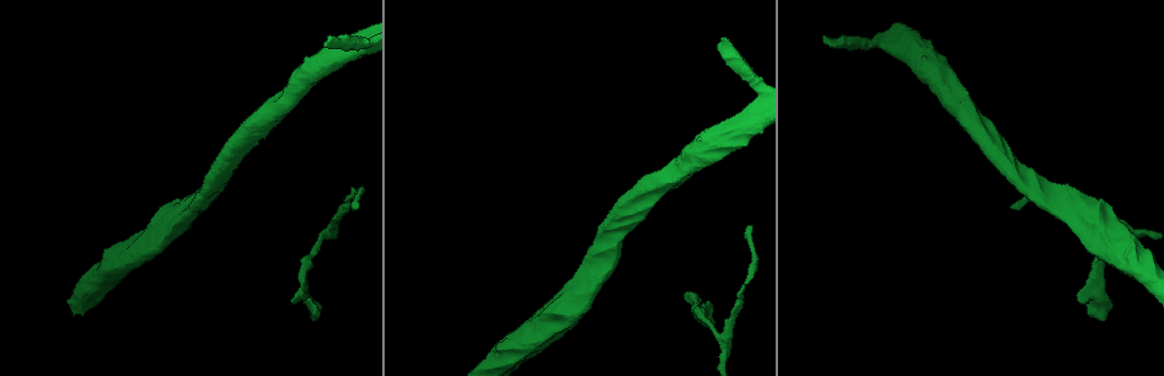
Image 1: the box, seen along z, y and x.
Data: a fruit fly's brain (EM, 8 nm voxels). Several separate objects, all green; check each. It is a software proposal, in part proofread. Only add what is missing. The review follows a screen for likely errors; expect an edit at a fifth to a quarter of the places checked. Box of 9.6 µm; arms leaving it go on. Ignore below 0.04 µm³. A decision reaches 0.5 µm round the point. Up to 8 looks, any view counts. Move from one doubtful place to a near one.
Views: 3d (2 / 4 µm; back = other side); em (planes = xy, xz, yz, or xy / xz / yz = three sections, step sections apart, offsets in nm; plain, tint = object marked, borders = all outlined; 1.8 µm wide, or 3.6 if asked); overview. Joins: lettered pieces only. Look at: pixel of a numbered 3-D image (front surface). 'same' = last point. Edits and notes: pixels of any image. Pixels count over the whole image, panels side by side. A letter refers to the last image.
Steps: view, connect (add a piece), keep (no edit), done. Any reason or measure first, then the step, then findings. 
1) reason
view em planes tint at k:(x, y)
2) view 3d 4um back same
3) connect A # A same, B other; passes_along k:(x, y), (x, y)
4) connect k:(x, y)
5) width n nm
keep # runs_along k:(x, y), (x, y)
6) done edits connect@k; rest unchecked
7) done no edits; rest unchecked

free end
view em planes borders at 1:(711, 314)

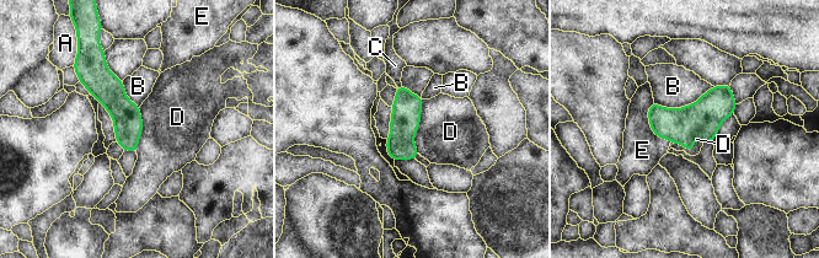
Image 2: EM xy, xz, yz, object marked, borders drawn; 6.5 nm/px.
width 190 nm
connect C # A other, B other, C same, D other, E other; passes_along 2:(406, 109), (400, 86), (395, 65); the neuron continues

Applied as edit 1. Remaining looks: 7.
sharp bend
view 3d 4um at 1:(726, 336)

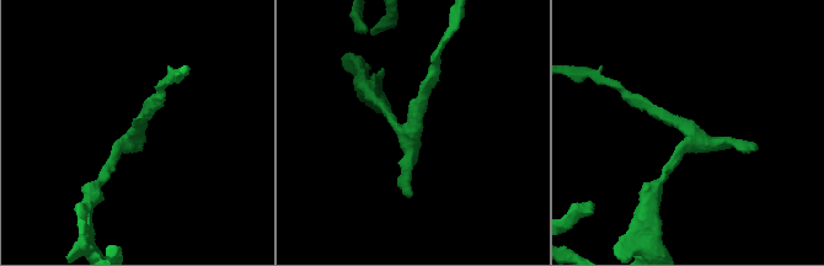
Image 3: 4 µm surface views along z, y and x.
view em xz step 4 borders at 3:(689, 131)

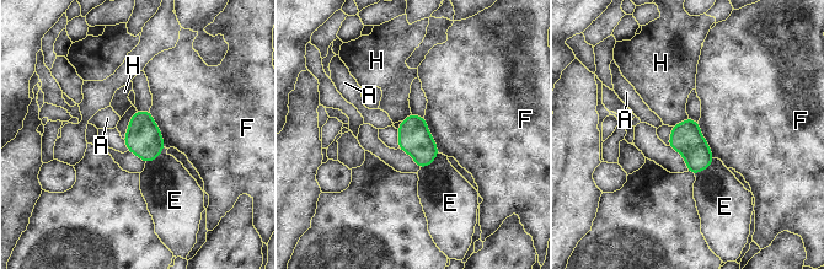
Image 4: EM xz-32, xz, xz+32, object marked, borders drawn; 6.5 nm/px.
width 200 nm
keep # A other, E other, F other, H other; border 4:(149, 111), (165, 146); no lettered piece goes on from it

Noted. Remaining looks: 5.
done edits connect@2; rest unchecked

